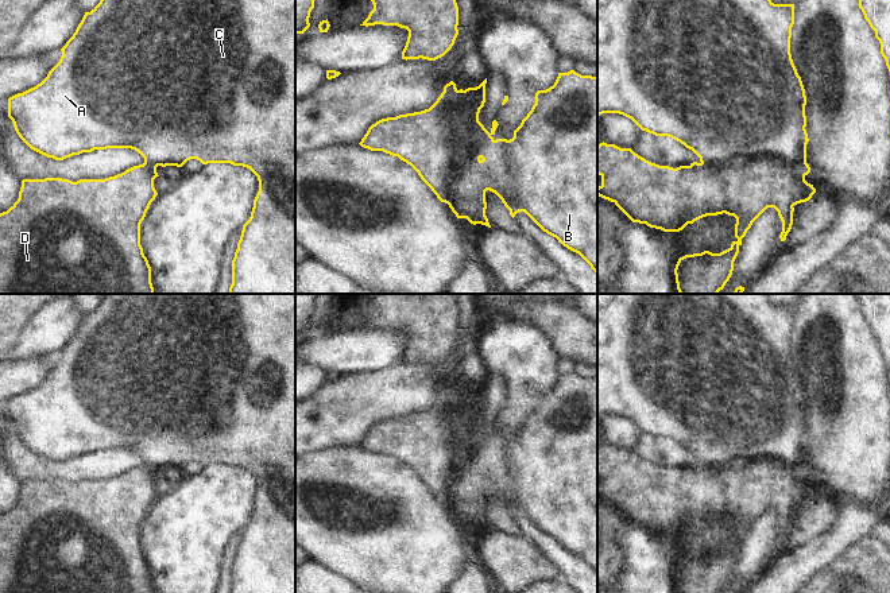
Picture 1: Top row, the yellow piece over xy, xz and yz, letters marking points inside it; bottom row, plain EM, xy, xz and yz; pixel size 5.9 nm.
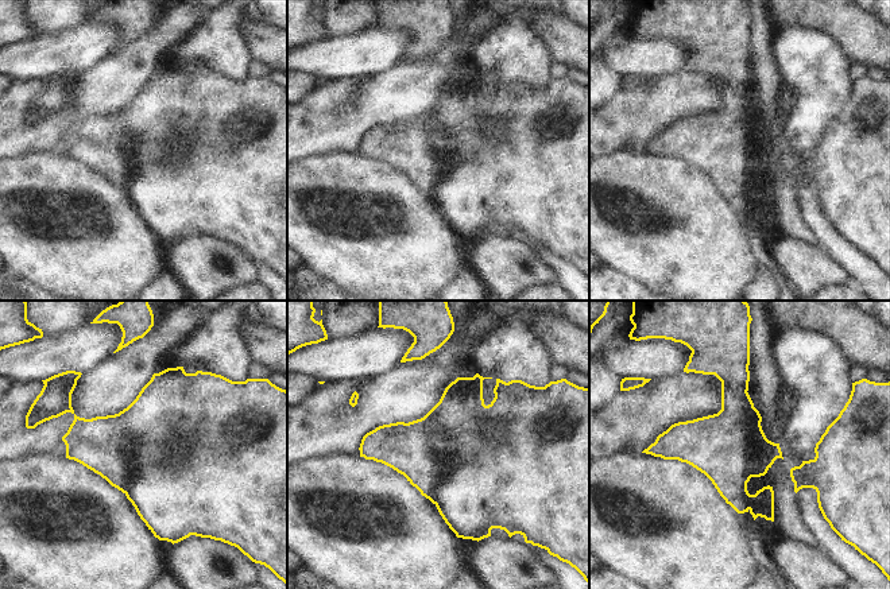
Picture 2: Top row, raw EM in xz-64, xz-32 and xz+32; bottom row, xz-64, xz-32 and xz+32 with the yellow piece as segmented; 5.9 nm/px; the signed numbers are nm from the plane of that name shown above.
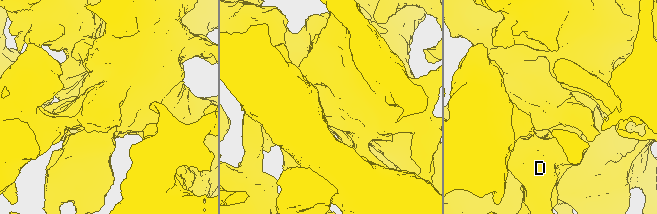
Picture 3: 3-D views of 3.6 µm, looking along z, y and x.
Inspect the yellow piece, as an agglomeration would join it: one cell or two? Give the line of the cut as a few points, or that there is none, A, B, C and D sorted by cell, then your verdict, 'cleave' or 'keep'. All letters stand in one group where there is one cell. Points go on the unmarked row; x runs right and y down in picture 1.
yz (805, 462), (751, 460), (740, 465), (691, 468) | A B C / D | cleave

